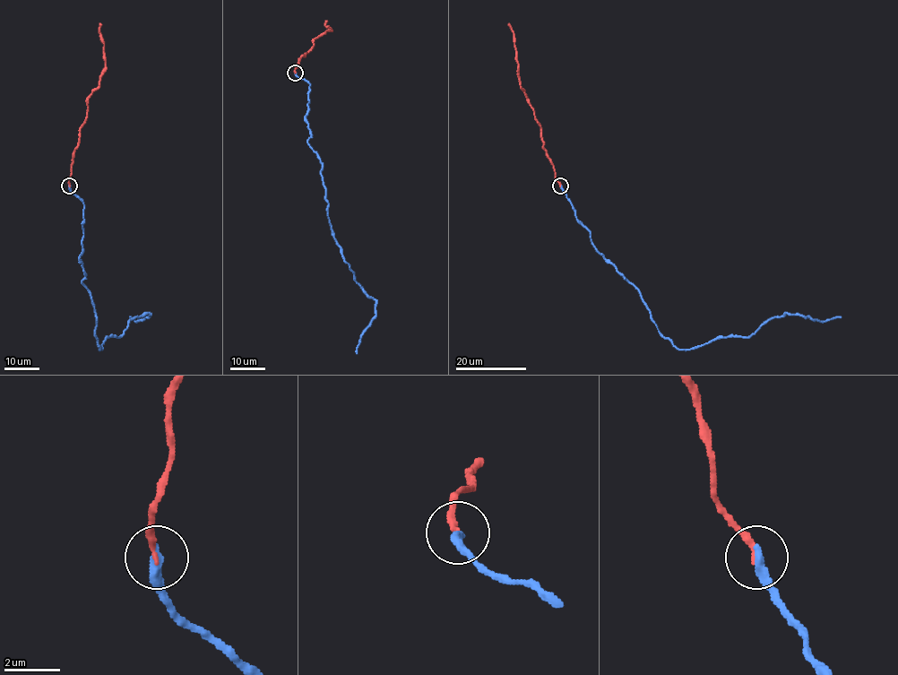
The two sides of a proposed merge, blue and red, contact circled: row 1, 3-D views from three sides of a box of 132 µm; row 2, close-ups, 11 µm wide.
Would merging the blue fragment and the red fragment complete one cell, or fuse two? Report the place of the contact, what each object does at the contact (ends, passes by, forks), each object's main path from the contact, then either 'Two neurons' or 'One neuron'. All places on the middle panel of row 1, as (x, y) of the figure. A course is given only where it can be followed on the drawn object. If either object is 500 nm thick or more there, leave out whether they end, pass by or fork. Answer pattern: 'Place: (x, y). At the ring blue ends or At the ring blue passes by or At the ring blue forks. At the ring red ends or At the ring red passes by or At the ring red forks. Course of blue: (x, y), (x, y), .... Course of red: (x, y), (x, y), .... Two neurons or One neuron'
Place: (295, 73). At the ring blue ends. At the ring red ends. Course of blue: (296, 73), (309, 83), (307, 144), (322, 163), (333, 237), (353, 279), (375, 300), (375, 315), (356, 353). Course of red: (296, 73), (300, 58), (313, 46), (313, 40), (331, 31), (325, 25), (326, 21). One neuron

